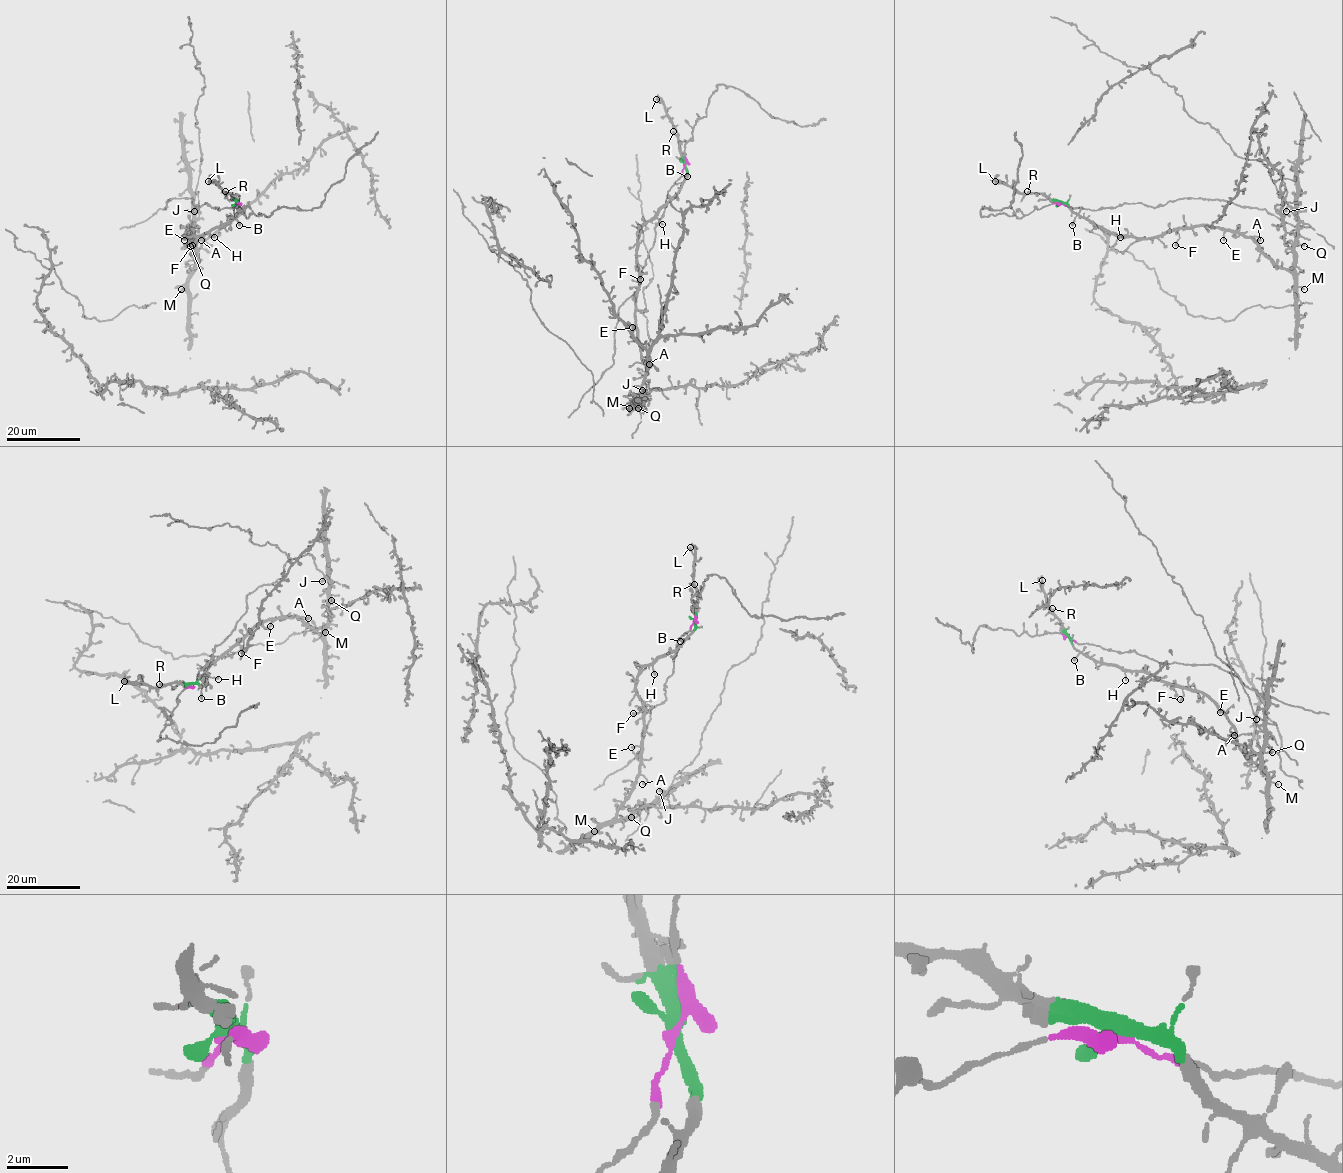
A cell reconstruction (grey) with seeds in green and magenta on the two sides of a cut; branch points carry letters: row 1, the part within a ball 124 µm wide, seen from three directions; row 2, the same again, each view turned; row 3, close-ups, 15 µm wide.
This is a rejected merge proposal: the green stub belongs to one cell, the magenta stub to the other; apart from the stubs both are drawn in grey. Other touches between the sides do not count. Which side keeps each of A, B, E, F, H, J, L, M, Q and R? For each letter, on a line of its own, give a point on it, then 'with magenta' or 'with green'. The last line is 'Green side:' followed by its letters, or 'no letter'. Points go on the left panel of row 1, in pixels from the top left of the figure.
A: (201, 240) | with green
B: (239, 225) | with green
E: (184, 240) | with green
F: (192, 245) | with green
H: (214, 237) | with green
J: (194, 211) | with green
L: (208, 181) | with green
M: (181, 289) | with green
Q: (190, 246) | with green
R: (225, 191) | with green
Green side: A, B, E, F, H, J, L, M, Q, R

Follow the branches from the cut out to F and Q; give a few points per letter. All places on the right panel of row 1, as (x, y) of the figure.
F: (1061, 203), (1114, 234), (1158, 237), (1177, 230), (1179, 238), (1175, 245)
Q: (1061, 203), (1134, 237), (1198, 225), (1238, 231), (1290, 270), (1295, 247), (1304, 246)

